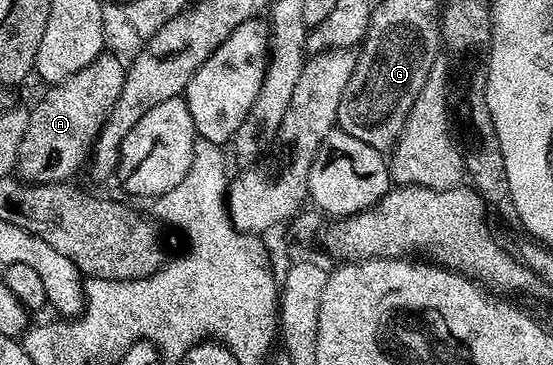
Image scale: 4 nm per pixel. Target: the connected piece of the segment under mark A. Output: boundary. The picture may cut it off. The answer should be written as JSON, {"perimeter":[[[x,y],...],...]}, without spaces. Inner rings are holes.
{"perimeter":[[[104,52],[88,68],[80,68],[76,76],[51,85],[42,102],[32,106],[24,140],[20,140],[20,152],[16,159],[17,177],[27,184],[40,182],[64,182],[89,159],[98,133],[108,120],[116,100],[120,100],[120,88],[124,88],[126,66],[117,54]]]}

